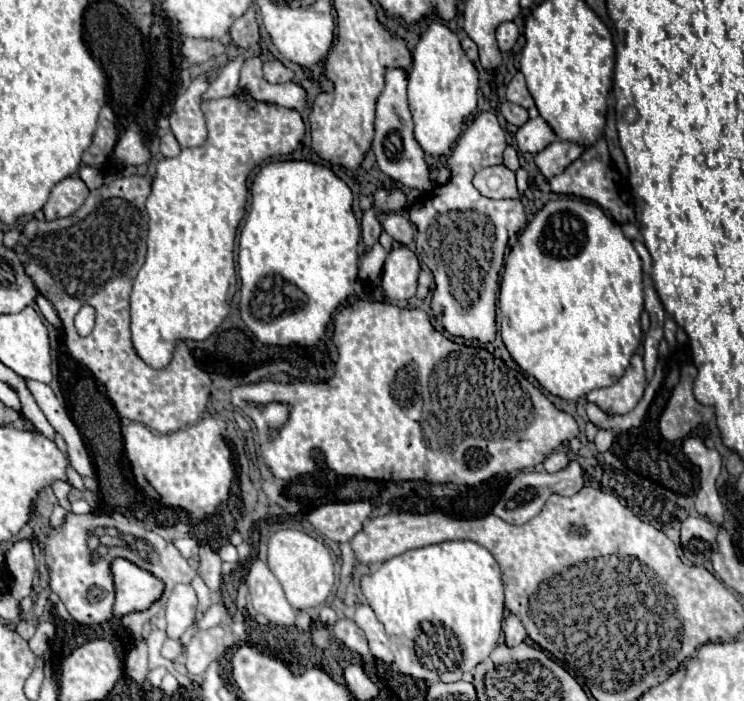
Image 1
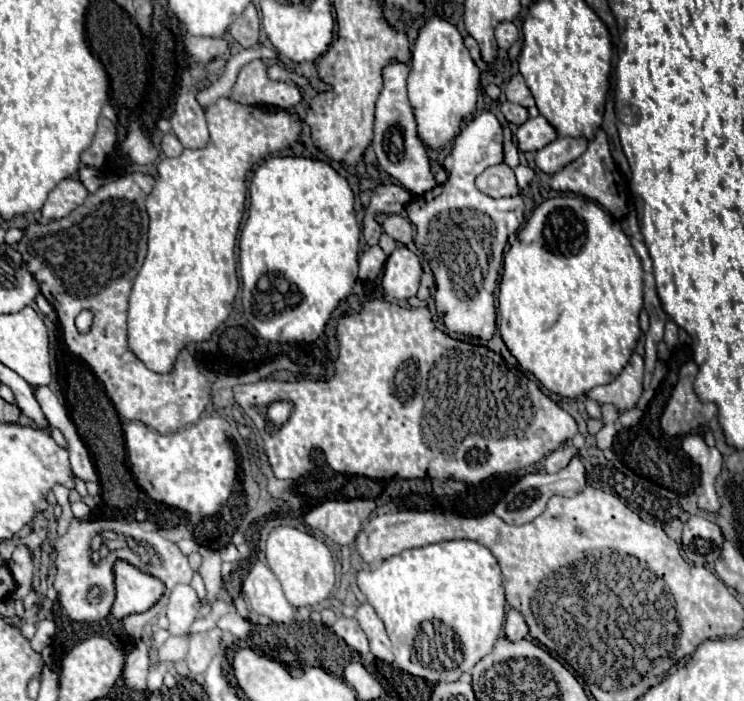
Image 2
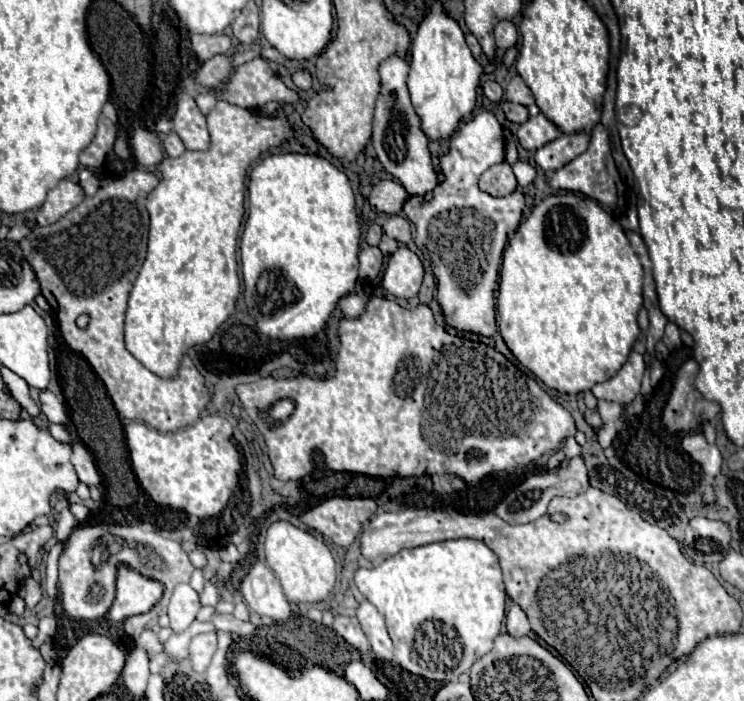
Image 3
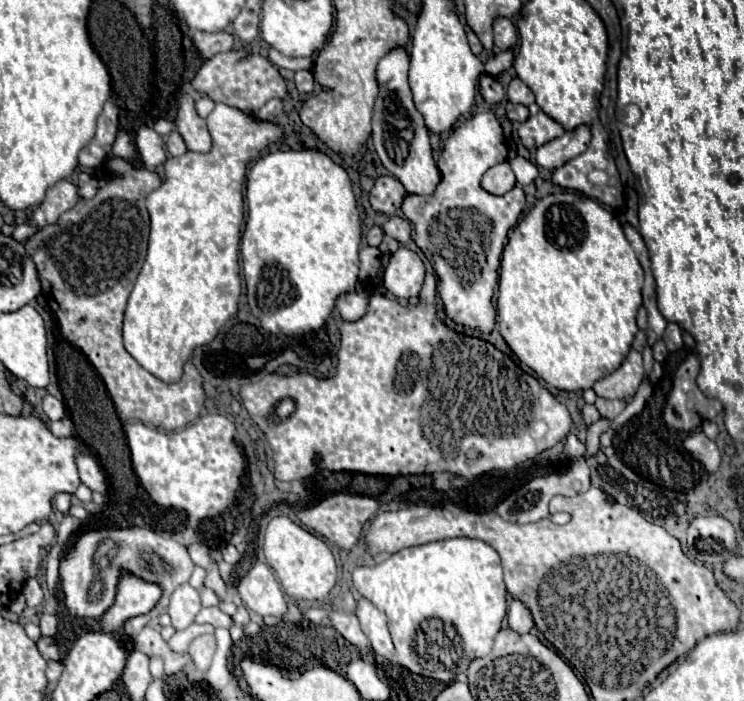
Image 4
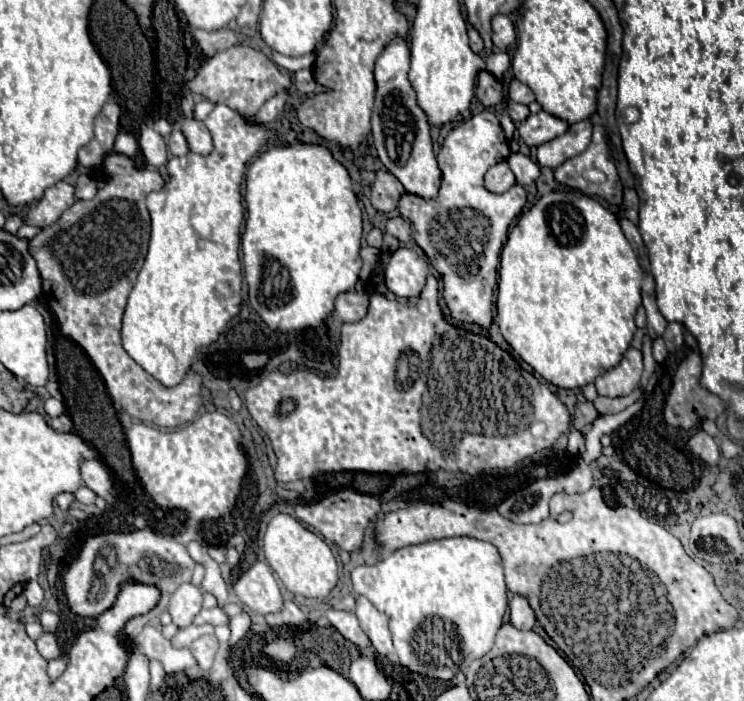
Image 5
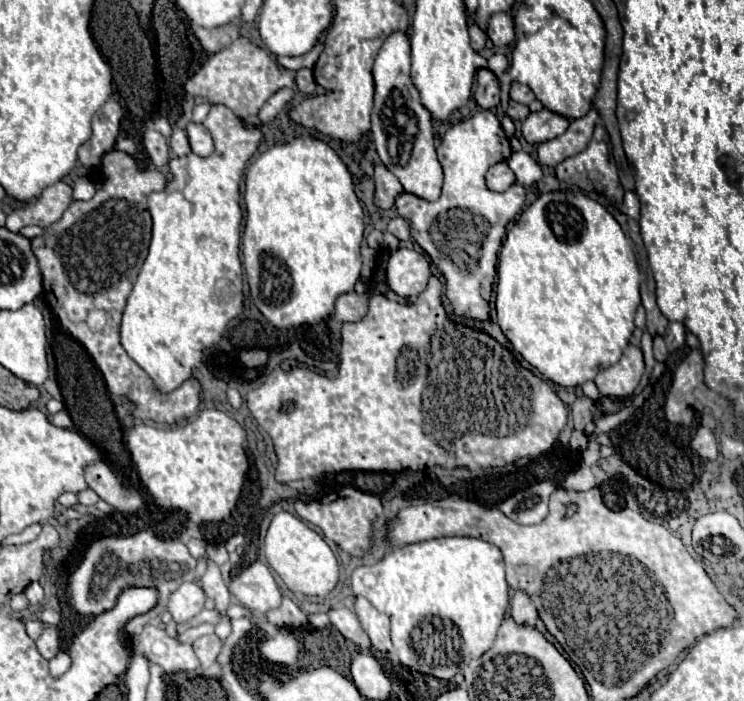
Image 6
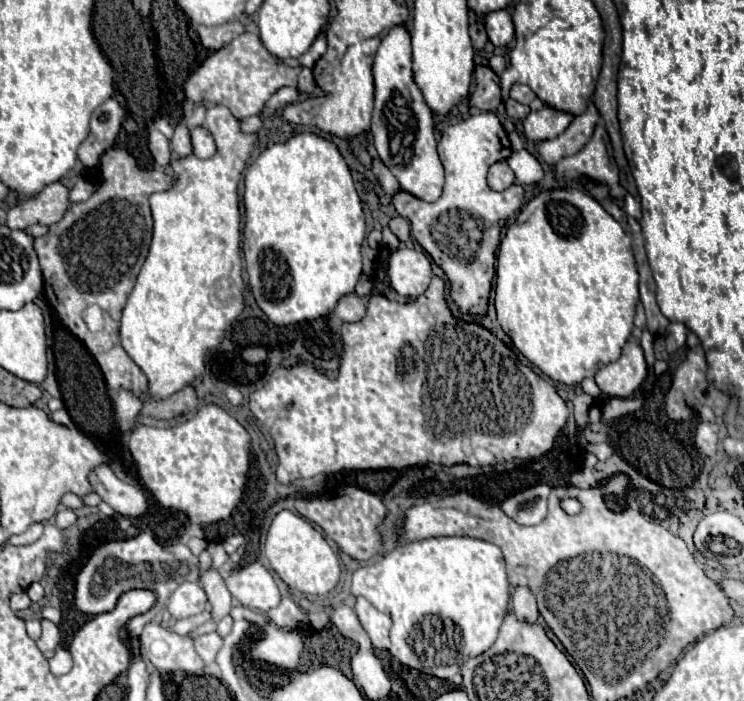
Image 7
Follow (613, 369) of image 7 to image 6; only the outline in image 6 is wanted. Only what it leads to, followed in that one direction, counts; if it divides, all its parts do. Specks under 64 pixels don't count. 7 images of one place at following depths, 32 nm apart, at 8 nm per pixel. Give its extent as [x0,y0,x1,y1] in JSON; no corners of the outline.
[594,344,644,398]

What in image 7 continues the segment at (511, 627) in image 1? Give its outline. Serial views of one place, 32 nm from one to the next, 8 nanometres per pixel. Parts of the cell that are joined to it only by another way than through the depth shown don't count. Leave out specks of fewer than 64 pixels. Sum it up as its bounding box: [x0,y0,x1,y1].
[512,588,540,624]

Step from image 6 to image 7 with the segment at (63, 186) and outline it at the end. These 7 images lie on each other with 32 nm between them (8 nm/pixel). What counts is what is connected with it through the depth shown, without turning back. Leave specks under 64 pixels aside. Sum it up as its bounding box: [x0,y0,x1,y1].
[6,182,70,230]

